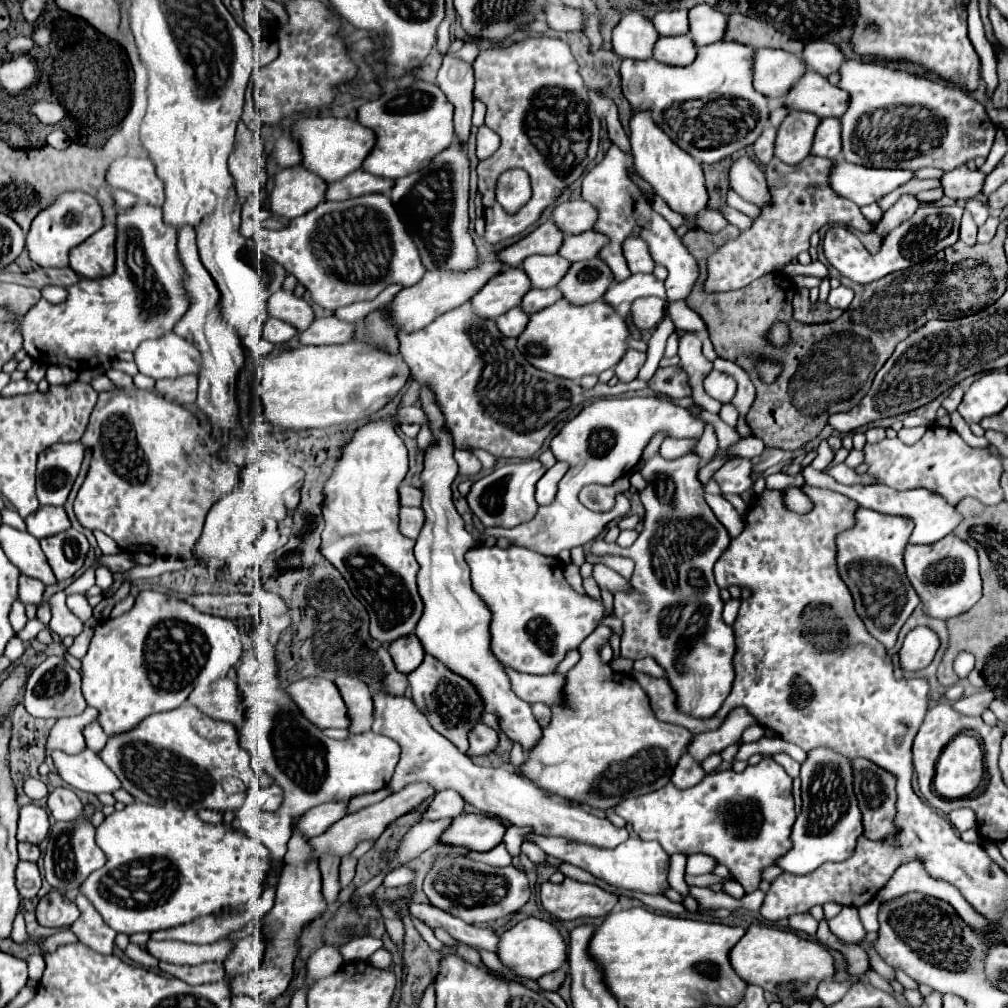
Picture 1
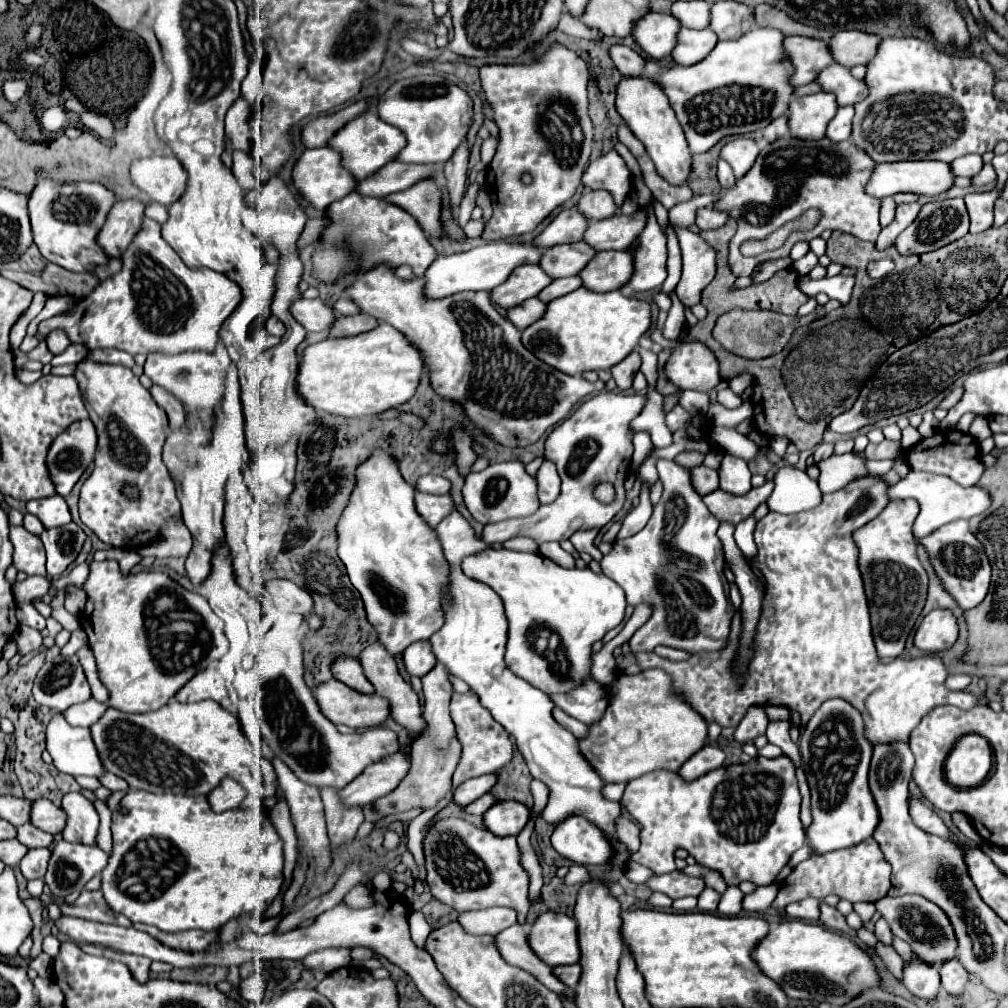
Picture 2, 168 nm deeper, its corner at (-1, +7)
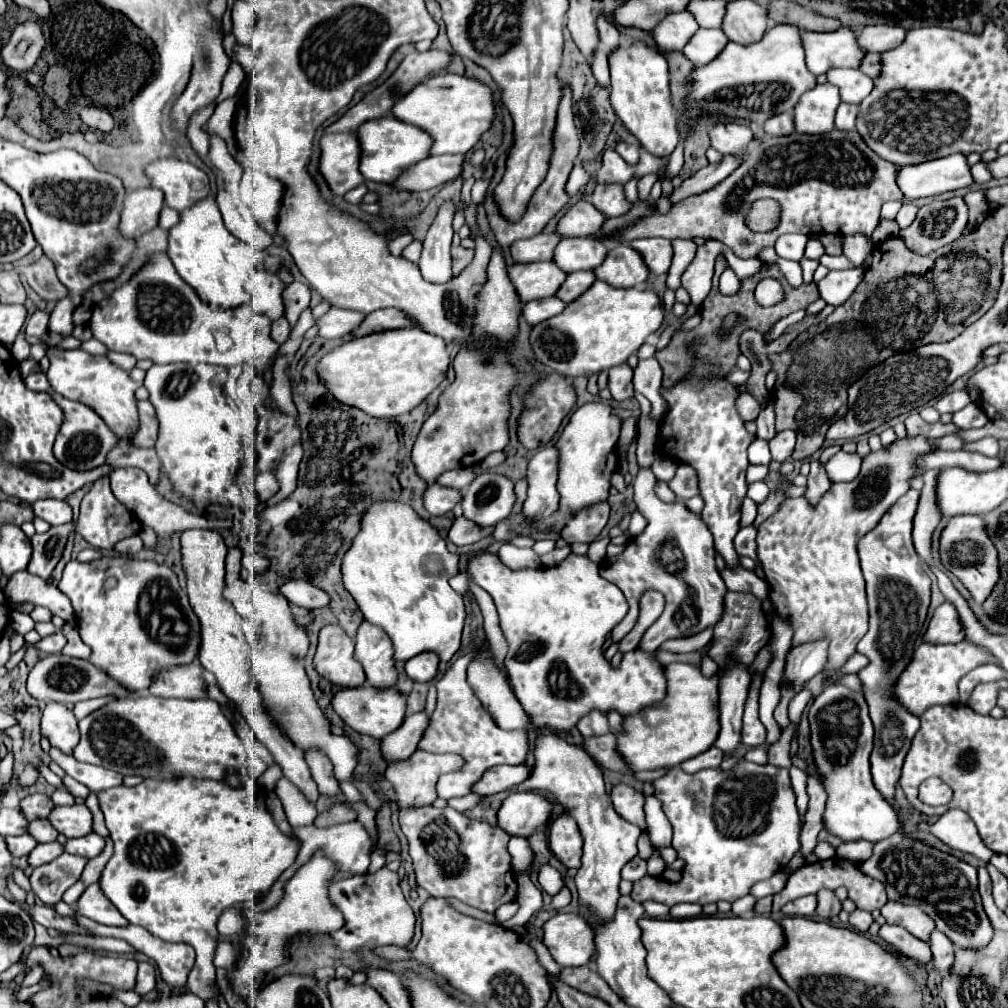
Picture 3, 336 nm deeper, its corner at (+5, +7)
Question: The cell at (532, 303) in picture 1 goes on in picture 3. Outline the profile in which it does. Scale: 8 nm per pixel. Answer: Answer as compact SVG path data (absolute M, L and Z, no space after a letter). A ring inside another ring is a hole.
M573 272L569 274L569 278L565 280L565 284L559 288L557 298L561 298L563 302L573 302L577 300L583 292L589 290L589 286L597 280L595 272Z

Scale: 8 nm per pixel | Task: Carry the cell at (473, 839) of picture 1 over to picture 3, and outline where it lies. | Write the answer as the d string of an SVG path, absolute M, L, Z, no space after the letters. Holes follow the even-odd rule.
M537 792L509 794L497 812L499 826L509 836L529 838L537 830L545 828L553 814L553 804Z

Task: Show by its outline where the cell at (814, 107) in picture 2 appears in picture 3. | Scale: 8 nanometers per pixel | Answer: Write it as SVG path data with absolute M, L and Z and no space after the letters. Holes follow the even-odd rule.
M821 84L805 92L795 106L795 130L801 134L825 134L835 128L835 110L841 104L839 88Z

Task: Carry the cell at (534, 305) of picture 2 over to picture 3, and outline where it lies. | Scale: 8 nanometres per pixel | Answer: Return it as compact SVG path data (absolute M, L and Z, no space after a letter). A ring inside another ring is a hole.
M555 296L553 298L545 298L545 300L533 300L533 302L525 304L523 318L529 324L539 324L539 322L545 322L545 320L561 314L565 310L565 306L567 304L563 300L557 300Z

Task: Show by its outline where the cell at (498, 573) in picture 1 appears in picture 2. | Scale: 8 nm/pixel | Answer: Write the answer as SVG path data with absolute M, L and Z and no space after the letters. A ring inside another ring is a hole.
M485 548L473 556L467 556L461 568L469 578L489 584L503 598L505 616L509 622L505 664L513 674L543 692L569 692L585 676L589 676L591 644L595 640L601 640L625 618L625 592L611 578L603 574L593 574L589 568L563 568L537 552Z

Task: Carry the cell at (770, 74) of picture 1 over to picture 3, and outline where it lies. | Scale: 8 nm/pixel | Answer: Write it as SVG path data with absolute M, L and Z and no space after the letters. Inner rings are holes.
M845 26L835 32L805 32L803 46L807 68L815 76L829 72L829 68L859 68L867 54L857 44L857 34Z

